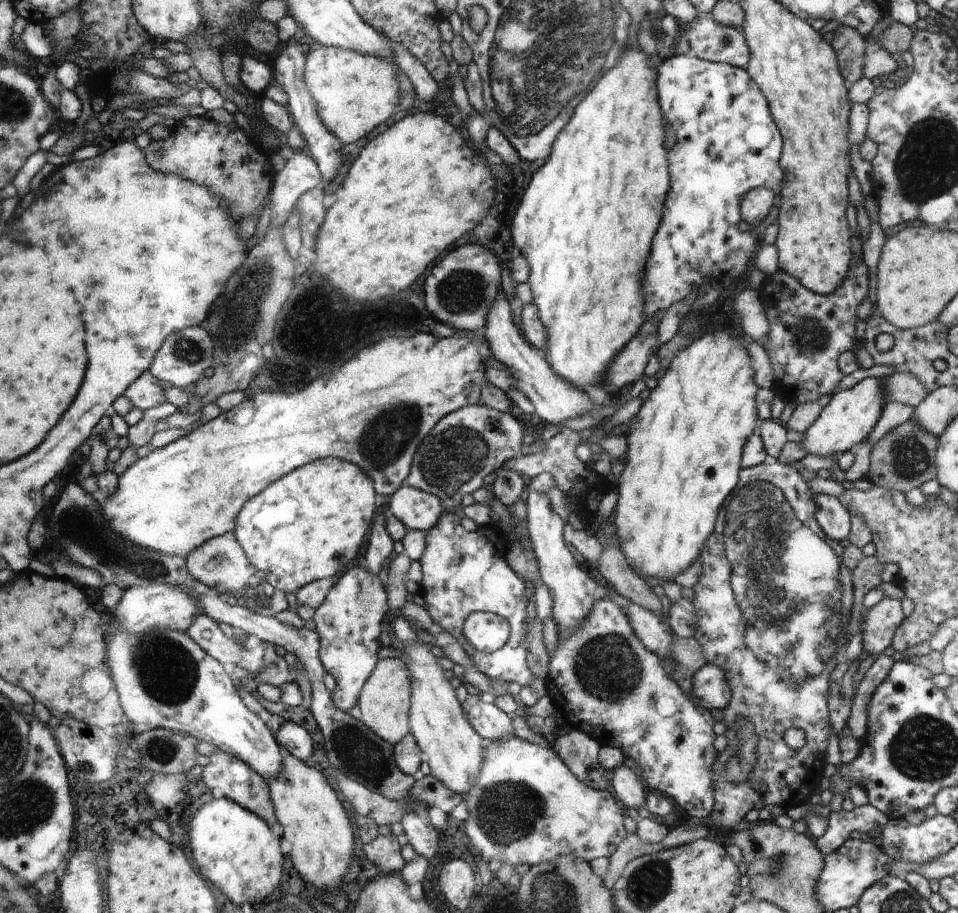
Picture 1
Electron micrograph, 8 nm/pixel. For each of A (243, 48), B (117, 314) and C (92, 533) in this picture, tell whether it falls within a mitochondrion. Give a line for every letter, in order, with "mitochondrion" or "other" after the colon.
A: other
B: other
C: mitochondrion

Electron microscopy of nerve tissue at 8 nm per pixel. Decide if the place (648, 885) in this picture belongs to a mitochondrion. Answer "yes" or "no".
yes

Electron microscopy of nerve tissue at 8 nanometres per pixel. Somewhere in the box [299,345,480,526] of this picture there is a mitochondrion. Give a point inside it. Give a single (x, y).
(387, 437)

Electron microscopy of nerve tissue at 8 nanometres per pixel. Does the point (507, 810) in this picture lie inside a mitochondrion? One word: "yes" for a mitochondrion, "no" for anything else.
yes

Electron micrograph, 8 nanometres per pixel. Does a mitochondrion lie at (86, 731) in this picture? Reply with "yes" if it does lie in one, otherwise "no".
no

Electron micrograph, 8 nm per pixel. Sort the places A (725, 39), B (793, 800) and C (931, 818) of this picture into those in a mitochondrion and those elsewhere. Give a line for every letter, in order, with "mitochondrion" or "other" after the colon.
A: mitochondrion
B: other
C: other

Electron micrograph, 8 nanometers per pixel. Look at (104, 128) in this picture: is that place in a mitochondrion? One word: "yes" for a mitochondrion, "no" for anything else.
no

